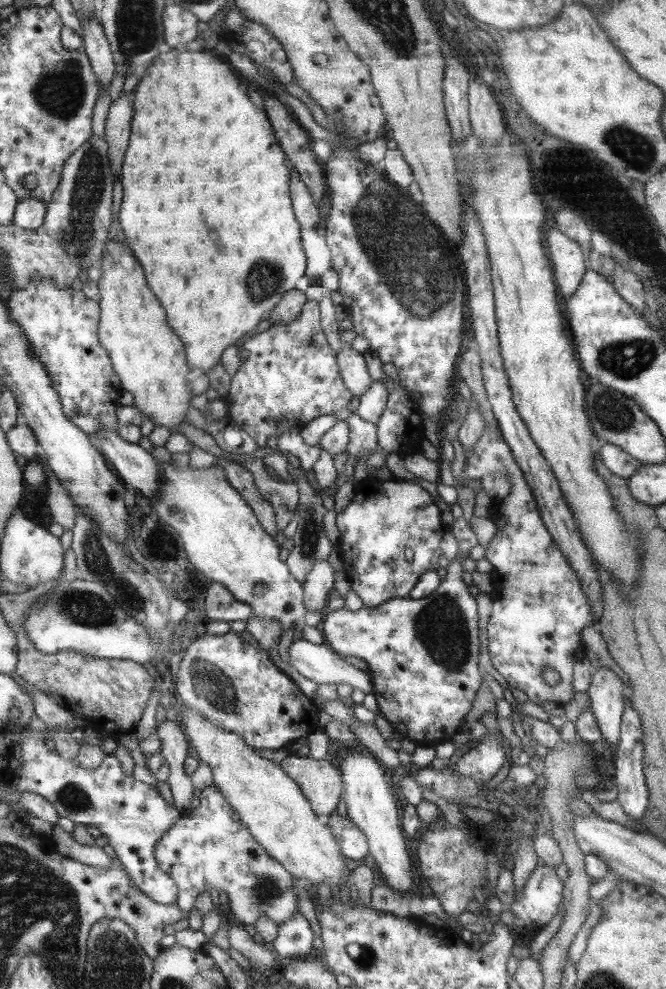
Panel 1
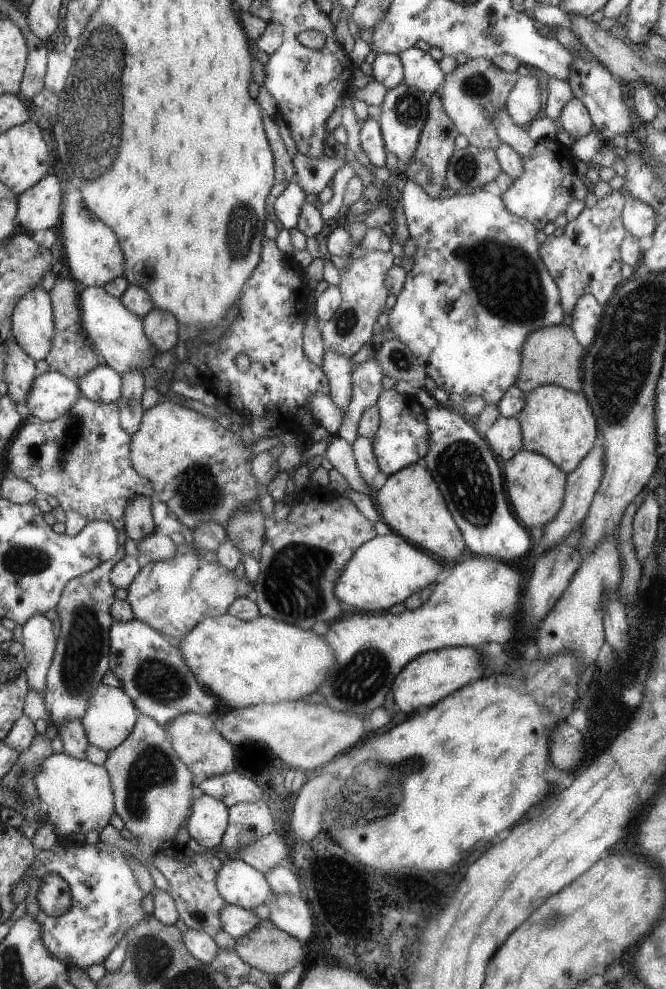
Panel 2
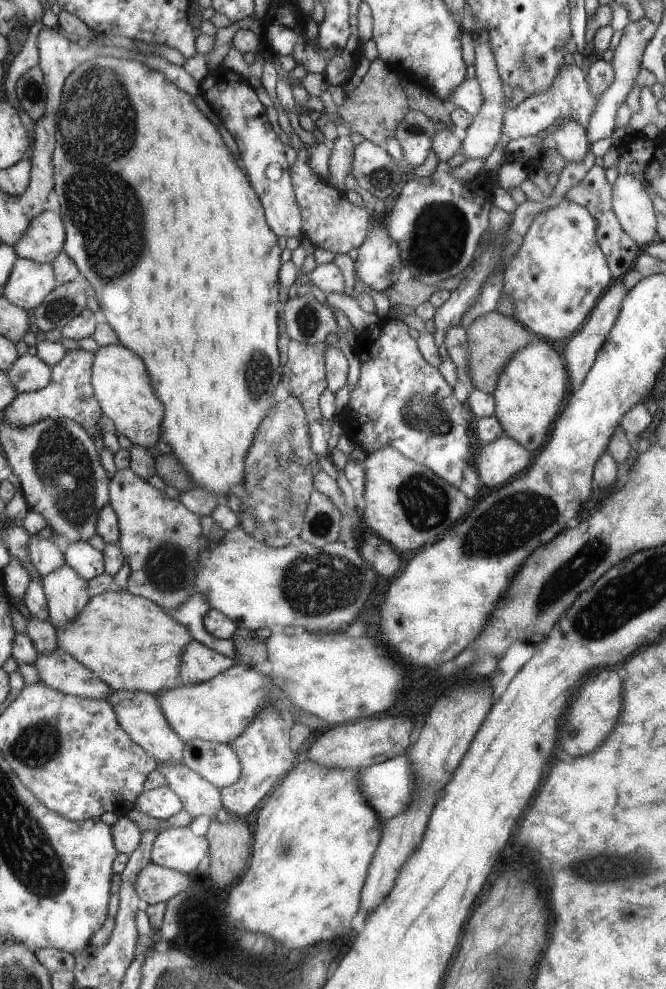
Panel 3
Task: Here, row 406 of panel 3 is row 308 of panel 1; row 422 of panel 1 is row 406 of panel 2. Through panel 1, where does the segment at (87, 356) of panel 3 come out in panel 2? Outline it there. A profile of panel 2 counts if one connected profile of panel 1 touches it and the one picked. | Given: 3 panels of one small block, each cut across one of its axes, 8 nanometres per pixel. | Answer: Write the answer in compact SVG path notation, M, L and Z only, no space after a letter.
M85 396L75 403L73 409L54 421L42 421L41 424L24 422L13 440L9 442L8 474L32 482L40 496L53 495L59 499L66 513L66 533L76 537L91 521L107 521L119 530L121 547L127 542L126 508L131 498L137 495L149 497L153 494L150 480L135 470L132 461L132 436L123 430L120 417L121 404L89 400Z

